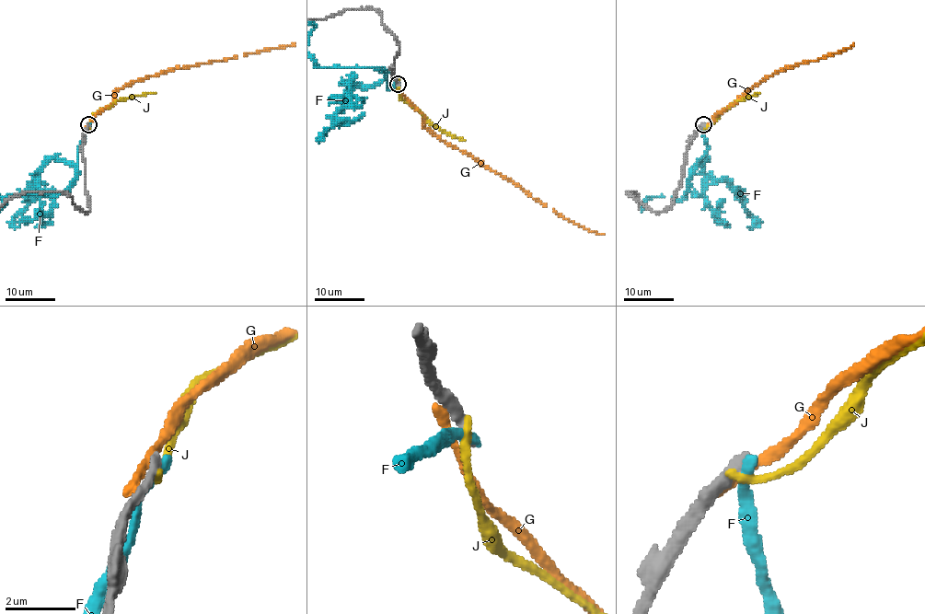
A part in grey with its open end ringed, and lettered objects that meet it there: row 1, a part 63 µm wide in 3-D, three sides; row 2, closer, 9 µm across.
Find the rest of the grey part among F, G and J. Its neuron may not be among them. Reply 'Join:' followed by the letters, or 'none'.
Join: none

